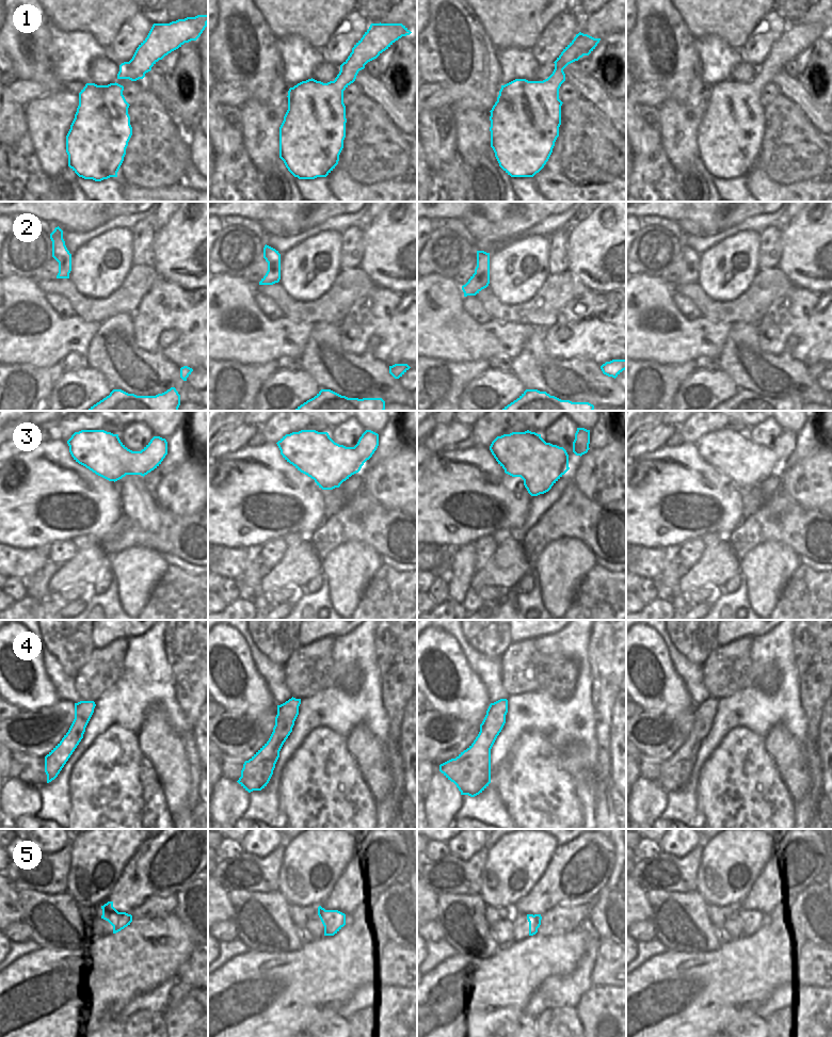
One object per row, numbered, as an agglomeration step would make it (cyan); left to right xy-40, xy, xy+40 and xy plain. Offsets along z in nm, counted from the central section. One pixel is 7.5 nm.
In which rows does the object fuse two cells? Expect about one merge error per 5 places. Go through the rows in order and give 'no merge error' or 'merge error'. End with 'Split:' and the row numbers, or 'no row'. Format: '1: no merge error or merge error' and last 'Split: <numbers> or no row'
1: no merge error
2: no merge error
3: no merge error
4: no merge error
5: no merge error
Split: no row

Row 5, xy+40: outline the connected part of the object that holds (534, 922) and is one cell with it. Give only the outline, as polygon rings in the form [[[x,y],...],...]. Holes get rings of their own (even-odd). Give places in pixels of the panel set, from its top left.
[[[527,914],[527,920],[529,922],[529,936],[533,936],[538,932],[542,916],[541,914]]]

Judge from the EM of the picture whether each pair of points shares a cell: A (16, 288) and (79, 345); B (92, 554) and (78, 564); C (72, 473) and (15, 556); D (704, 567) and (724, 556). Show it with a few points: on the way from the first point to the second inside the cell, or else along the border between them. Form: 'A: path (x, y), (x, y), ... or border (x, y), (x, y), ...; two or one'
A: path (34, 301), (41, 304), (68, 333); one
B: path (89, 557), (81, 564); one
C: border (11, 546), (19, 548), (46, 548); two
D: path (709, 567), (714, 567), (719, 561); one

